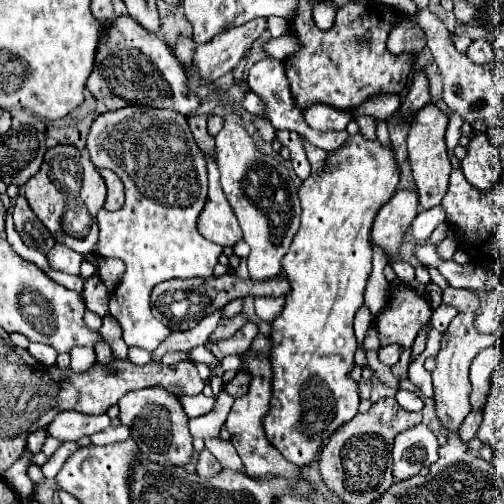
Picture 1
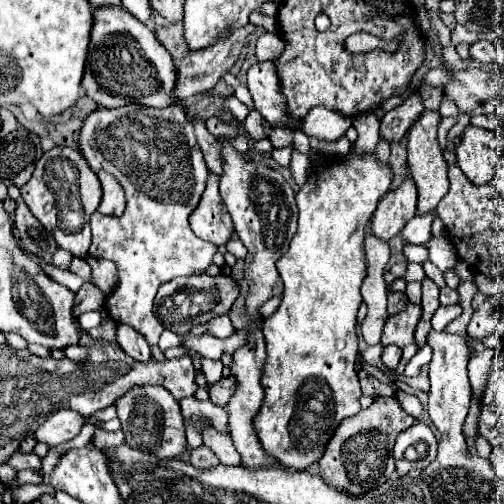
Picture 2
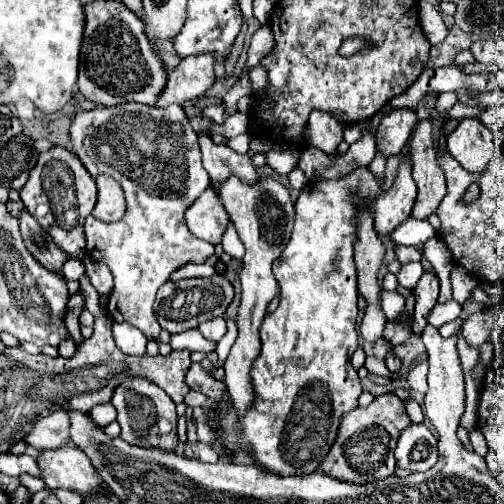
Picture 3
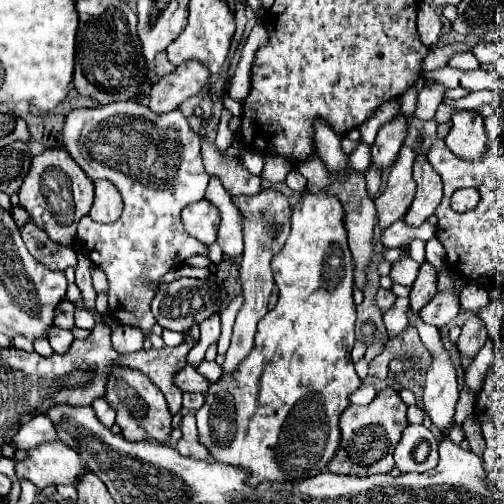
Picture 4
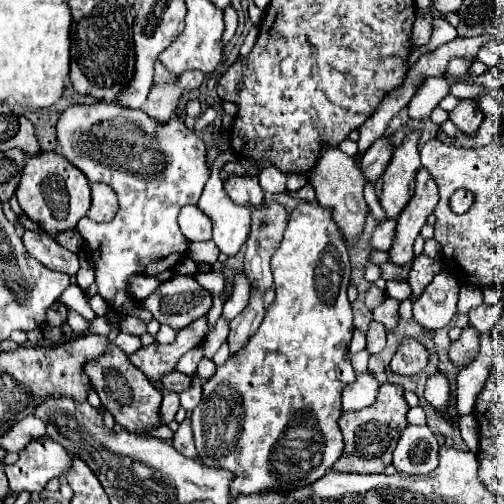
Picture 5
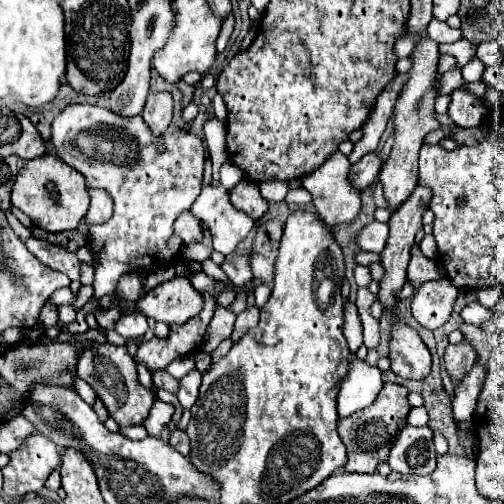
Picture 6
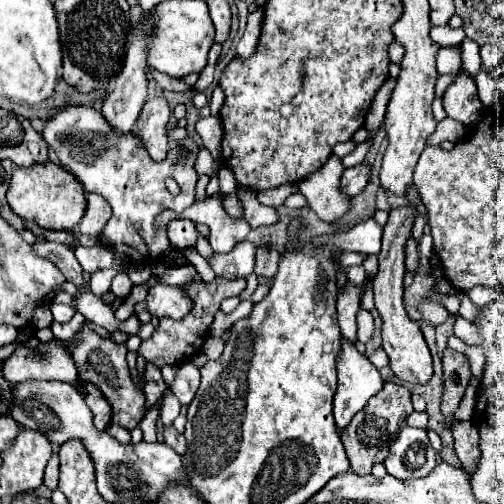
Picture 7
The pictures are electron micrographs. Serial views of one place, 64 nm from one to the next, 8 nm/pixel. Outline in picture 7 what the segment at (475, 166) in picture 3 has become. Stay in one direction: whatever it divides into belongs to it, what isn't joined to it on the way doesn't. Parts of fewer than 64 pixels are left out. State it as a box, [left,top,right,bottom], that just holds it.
[442,70,482,126]

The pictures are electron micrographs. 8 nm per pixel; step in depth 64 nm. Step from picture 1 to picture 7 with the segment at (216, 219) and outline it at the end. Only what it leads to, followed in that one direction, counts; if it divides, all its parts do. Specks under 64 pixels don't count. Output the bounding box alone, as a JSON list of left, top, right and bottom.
[168,220,196,248]

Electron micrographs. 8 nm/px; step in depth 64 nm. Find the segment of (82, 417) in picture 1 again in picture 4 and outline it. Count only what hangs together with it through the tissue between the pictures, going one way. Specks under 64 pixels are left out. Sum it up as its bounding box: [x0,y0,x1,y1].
[12,414,56,450]

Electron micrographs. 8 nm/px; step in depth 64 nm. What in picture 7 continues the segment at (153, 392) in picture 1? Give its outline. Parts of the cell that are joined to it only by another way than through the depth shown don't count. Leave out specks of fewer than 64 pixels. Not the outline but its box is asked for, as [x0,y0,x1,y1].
[72,324,144,430]

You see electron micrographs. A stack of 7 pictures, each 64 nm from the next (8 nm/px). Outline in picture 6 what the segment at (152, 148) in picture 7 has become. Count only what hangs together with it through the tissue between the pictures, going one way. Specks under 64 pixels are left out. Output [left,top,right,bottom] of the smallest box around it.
[142,92,172,140]

